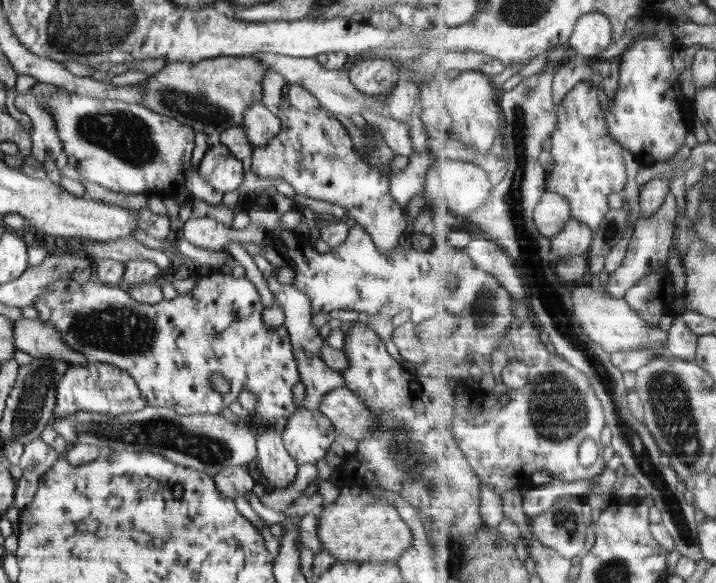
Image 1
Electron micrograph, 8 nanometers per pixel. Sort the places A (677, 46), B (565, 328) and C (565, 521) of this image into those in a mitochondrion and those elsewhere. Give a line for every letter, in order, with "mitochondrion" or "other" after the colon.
A: other
B: mitochondrion
C: mitochondrion

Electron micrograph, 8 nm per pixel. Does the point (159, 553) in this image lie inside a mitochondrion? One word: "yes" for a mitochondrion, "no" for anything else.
no

